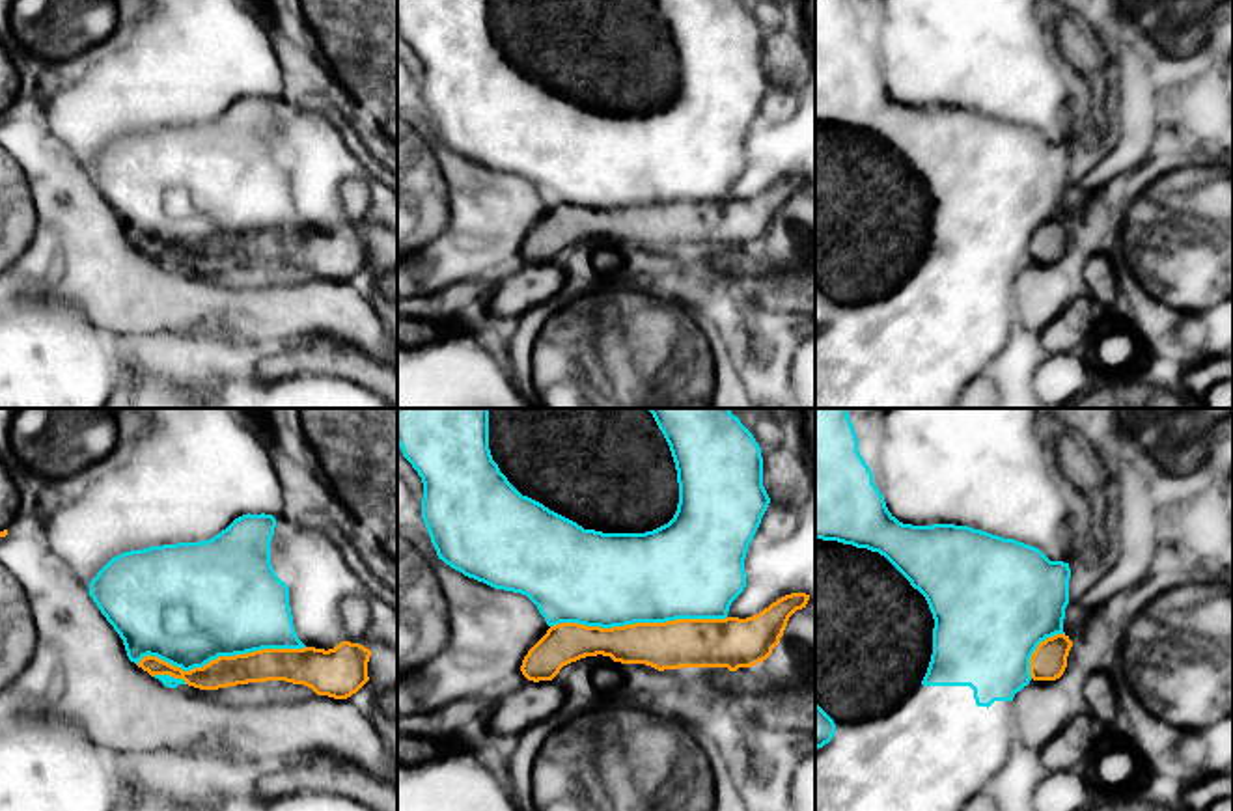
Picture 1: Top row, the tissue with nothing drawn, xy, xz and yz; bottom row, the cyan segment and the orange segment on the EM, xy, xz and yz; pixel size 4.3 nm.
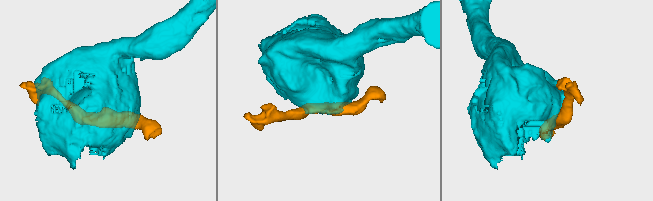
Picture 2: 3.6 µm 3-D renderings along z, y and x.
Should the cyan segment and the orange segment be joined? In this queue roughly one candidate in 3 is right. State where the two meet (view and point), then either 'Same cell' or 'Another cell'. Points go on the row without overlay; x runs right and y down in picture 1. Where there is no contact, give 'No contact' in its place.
Touches cyan at xz (638, 204). Another cell

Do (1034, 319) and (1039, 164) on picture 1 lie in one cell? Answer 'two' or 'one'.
two

